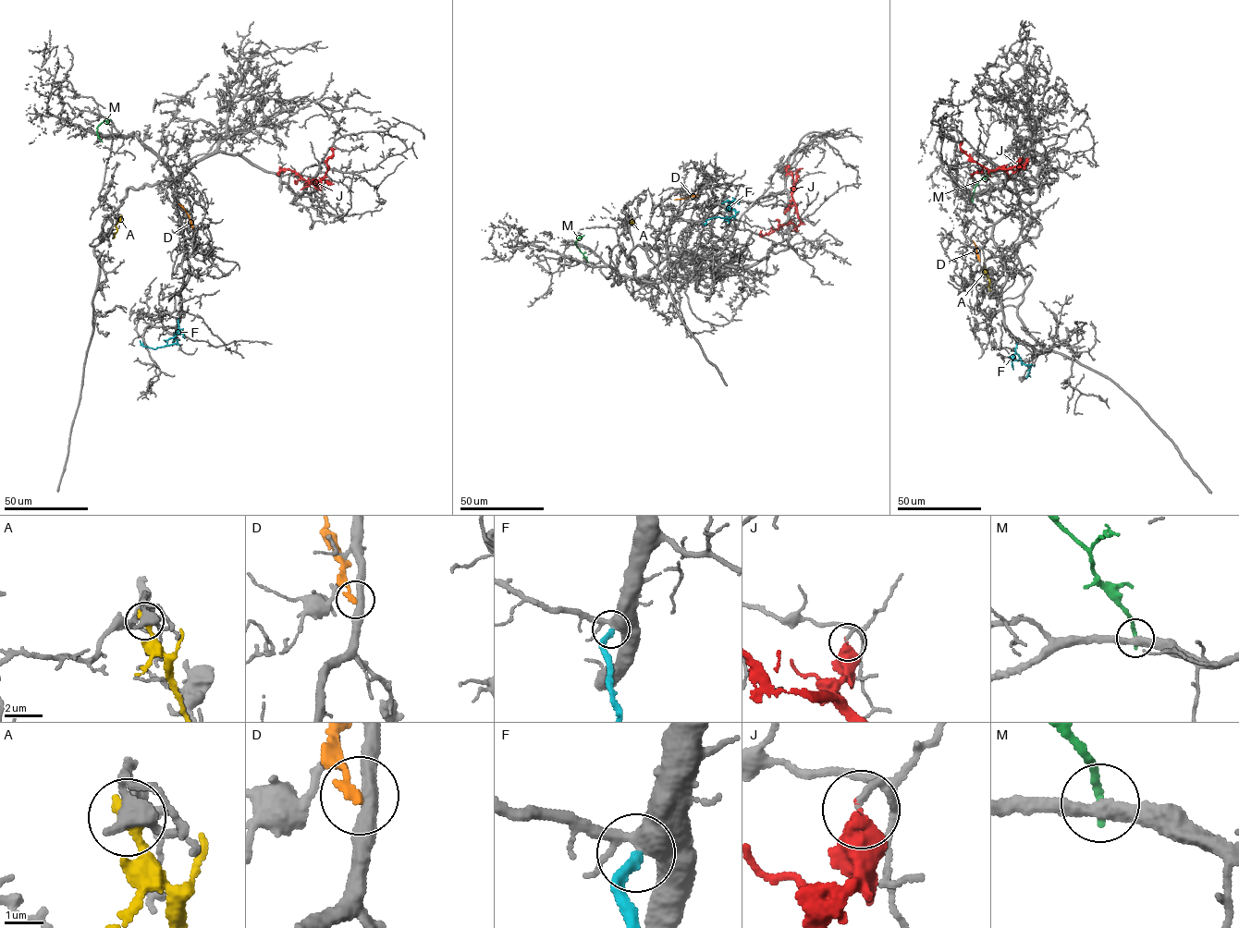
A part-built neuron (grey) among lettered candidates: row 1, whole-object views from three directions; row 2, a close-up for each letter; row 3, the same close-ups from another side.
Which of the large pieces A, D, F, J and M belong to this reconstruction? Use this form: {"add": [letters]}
{"add": []}

